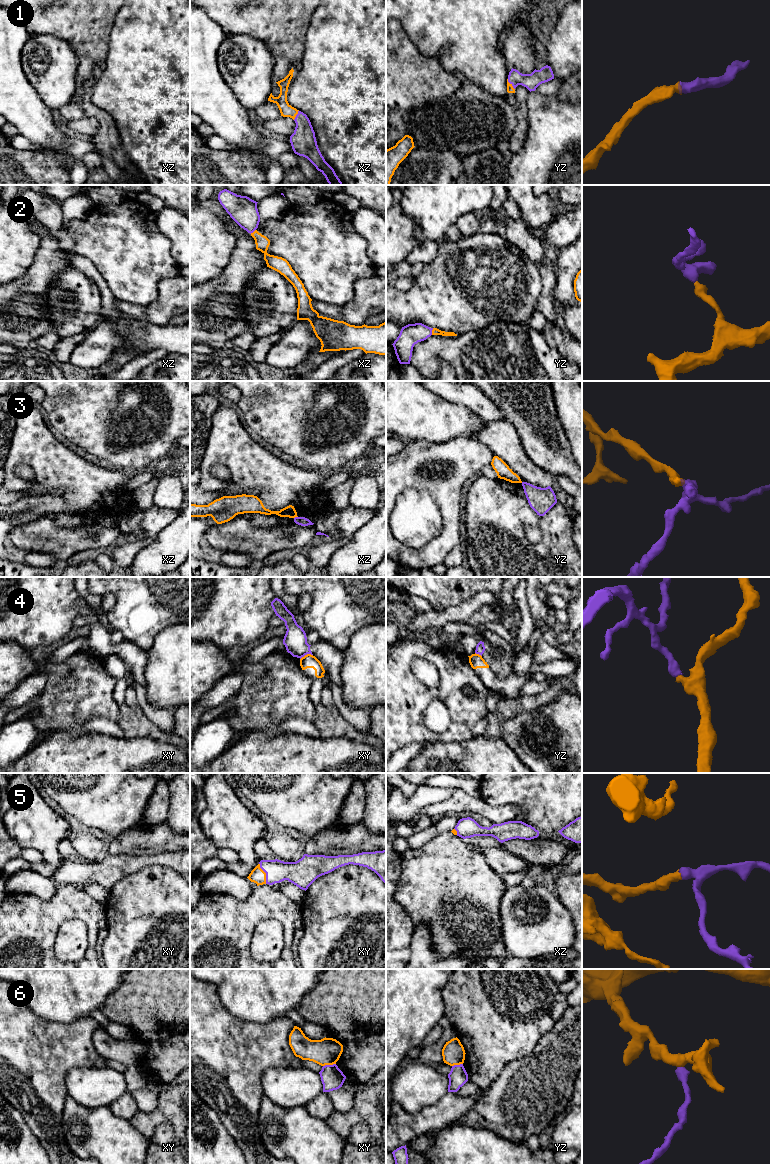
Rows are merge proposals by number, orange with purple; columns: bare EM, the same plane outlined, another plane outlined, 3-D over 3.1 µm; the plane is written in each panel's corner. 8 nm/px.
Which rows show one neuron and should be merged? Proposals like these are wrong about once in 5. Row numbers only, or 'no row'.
1, 2, 5

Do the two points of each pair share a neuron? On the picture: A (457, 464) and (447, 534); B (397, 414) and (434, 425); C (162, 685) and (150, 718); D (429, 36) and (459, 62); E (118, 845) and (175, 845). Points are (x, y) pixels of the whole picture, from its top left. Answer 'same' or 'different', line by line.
A: same
B: same
C: different
D: same
E: same

